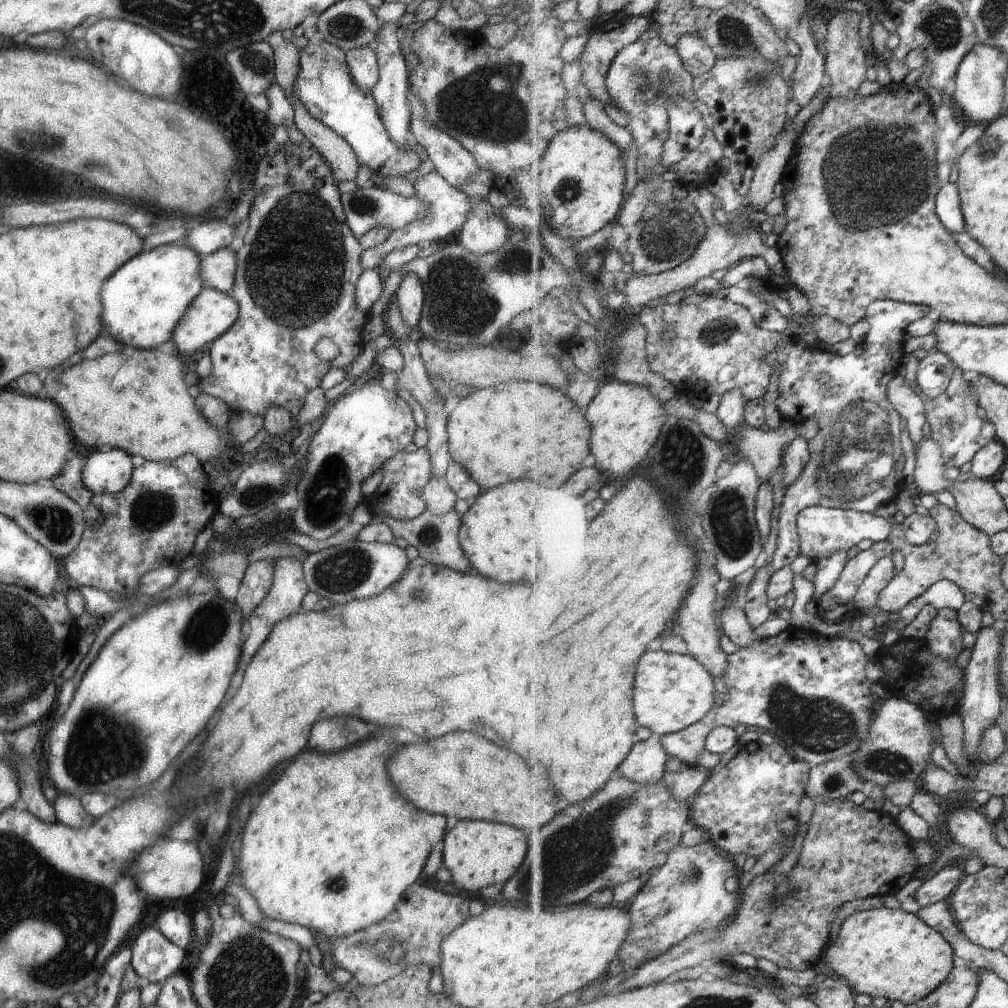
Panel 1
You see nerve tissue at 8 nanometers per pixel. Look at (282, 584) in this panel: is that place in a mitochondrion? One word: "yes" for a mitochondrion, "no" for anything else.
no

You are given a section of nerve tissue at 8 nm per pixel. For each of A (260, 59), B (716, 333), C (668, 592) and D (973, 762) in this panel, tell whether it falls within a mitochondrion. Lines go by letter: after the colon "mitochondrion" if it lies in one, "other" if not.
A: mitochondrion
B: mitochondrion
C: other
D: other

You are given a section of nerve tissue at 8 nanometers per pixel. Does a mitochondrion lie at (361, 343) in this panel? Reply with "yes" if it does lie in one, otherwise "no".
no

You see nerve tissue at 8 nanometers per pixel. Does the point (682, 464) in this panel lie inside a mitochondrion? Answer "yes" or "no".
yes

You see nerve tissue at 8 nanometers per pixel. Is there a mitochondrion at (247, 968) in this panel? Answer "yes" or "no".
yes

